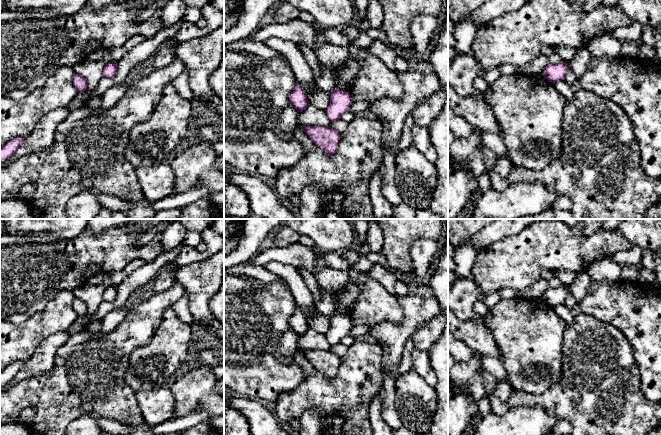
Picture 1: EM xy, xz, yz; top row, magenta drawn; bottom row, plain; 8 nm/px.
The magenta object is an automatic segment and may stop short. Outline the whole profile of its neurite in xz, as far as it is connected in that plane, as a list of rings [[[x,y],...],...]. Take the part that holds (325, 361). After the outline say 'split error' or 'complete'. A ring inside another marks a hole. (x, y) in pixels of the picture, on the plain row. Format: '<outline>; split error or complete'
[[[298,350],[314,368],[321,372],[327,379],[332,379],[337,375],[340,364],[340,357],[328,350]]]; complete

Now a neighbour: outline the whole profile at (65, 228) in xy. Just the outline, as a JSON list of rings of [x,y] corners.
[[[0,219],[0,233],[55,233],[74,238],[86,229],[89,219]]]

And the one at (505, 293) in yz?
[[[501,288],[498,292],[501,299],[511,299],[518,297],[518,291],[510,288]]]

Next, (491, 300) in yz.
[[[498,291],[492,292],[486,296],[481,297],[483,302],[486,303],[486,306],[488,308],[488,313],[486,314],[486,318],[489,318],[491,316],[492,311],[494,310],[495,306],[499,302],[500,295]]]

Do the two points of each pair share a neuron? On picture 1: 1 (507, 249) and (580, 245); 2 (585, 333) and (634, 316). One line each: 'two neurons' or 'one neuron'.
1: one neuron
2: two neurons

